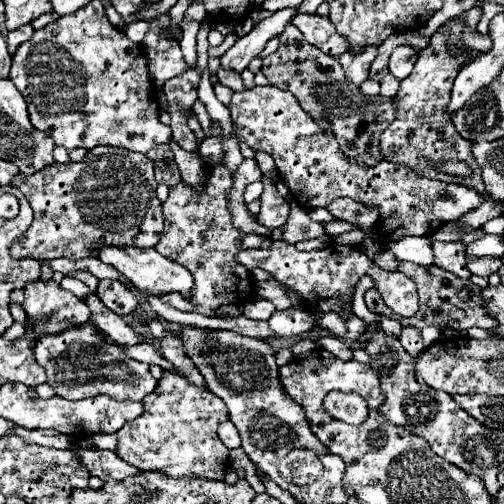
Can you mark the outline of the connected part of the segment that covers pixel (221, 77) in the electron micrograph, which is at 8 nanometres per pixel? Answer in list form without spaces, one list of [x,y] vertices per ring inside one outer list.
[[[217,68],[215,76],[217,76],[217,80],[219,80],[223,86],[229,86],[229,88],[235,90],[235,92],[241,92],[241,90],[243,90],[243,80],[241,80],[239,72],[235,72],[235,70],[231,70],[231,68]]]

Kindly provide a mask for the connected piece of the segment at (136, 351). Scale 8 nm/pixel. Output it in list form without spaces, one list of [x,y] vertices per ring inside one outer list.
[[[143,342],[143,344],[135,346],[135,348],[123,348],[123,350],[125,350],[131,358],[135,358],[135,360],[139,360],[139,362],[157,364],[157,366],[161,366],[163,370],[171,370],[171,372],[179,374],[179,370],[177,370],[169,360],[165,360],[165,358],[161,356],[161,352],[159,352],[155,346],[151,346],[149,342]]]

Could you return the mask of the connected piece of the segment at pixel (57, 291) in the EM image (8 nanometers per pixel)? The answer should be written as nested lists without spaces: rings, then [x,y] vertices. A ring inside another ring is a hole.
[[[35,280],[31,284],[25,286],[25,302],[23,302],[23,310],[29,318],[31,328],[37,332],[37,336],[51,336],[51,334],[61,334],[69,328],[75,328],[79,324],[85,324],[91,318],[91,310],[87,308],[87,304],[77,298],[75,294],[63,290],[61,286],[57,286],[53,280],[49,282],[41,282]]]

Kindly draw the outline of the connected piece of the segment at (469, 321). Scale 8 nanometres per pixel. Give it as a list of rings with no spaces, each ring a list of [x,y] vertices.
[[[401,262],[399,272],[403,272],[407,278],[415,280],[415,284],[417,284],[419,300],[421,300],[417,314],[409,318],[395,314],[381,300],[381,296],[379,296],[379,292],[375,292],[375,288],[367,290],[367,294],[365,294],[365,304],[371,312],[395,318],[397,322],[401,322],[401,326],[413,326],[417,330],[423,330],[425,326],[439,326],[439,328],[453,328],[453,330],[467,330],[471,326],[479,326],[479,328],[491,330],[491,326],[495,324],[495,320],[491,320],[487,316],[487,312],[483,312],[481,288],[471,284],[471,280],[463,280],[439,266],[417,266],[411,262]]]

